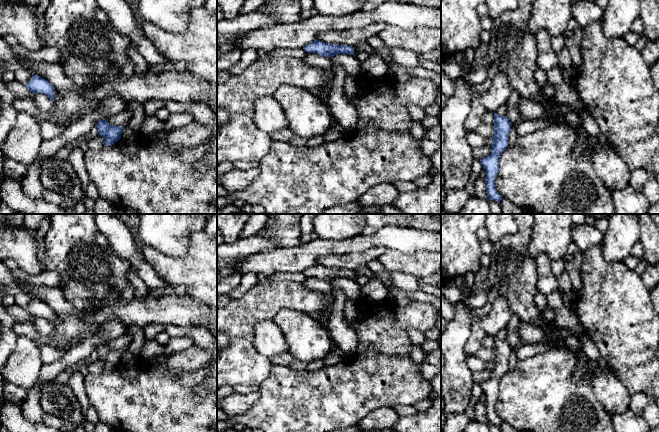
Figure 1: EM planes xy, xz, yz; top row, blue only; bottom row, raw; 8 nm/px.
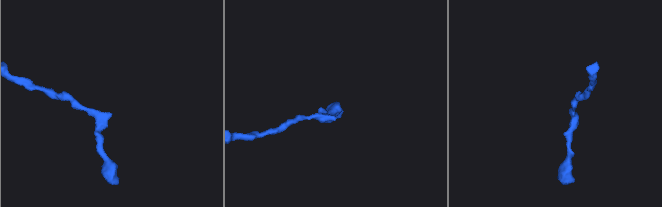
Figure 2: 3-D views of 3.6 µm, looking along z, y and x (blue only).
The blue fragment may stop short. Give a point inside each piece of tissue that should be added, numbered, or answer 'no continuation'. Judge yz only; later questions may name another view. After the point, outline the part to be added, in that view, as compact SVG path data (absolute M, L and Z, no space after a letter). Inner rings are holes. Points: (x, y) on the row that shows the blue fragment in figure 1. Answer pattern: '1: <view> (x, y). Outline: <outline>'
no continuation

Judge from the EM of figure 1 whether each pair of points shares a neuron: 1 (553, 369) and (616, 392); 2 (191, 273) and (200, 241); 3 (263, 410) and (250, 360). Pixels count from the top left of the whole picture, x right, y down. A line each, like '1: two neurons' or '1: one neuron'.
1: one neuron
2: one neuron
3: two neurons

